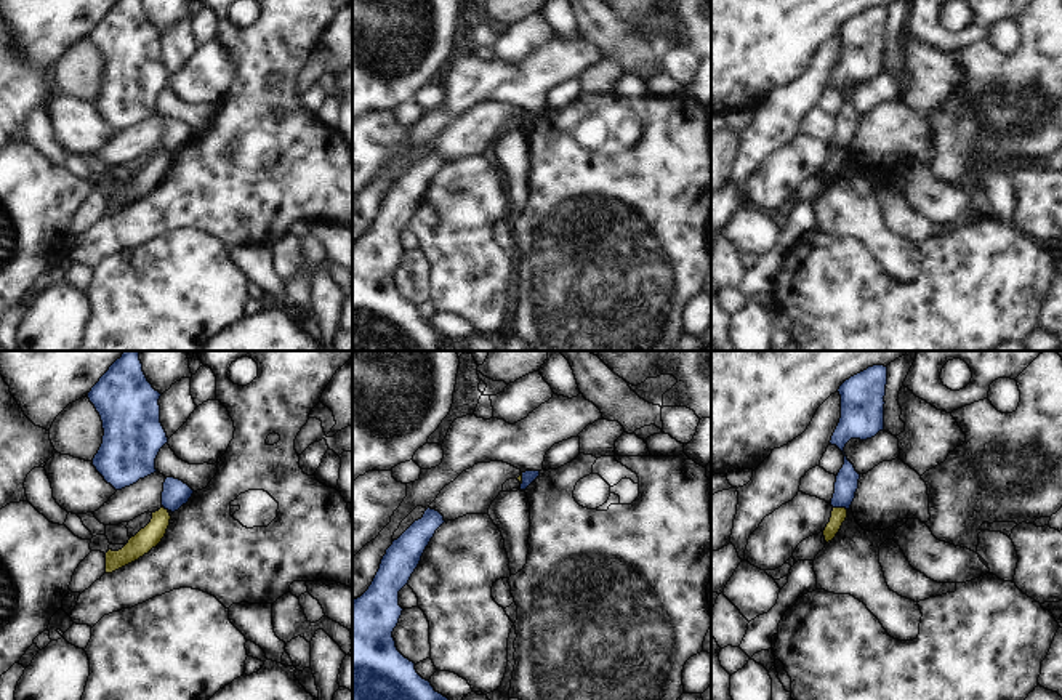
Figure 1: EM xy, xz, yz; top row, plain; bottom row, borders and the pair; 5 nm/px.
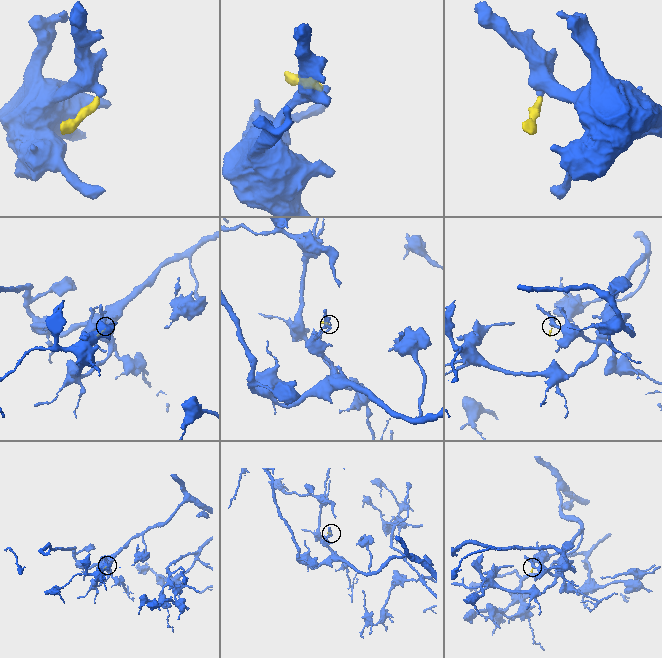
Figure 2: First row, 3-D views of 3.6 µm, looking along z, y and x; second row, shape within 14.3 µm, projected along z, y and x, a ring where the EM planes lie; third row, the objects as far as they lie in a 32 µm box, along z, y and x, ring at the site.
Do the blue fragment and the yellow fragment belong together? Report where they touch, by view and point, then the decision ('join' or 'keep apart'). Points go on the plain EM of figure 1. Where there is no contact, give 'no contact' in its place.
meets blue in yz at (840, 148); keep apart

